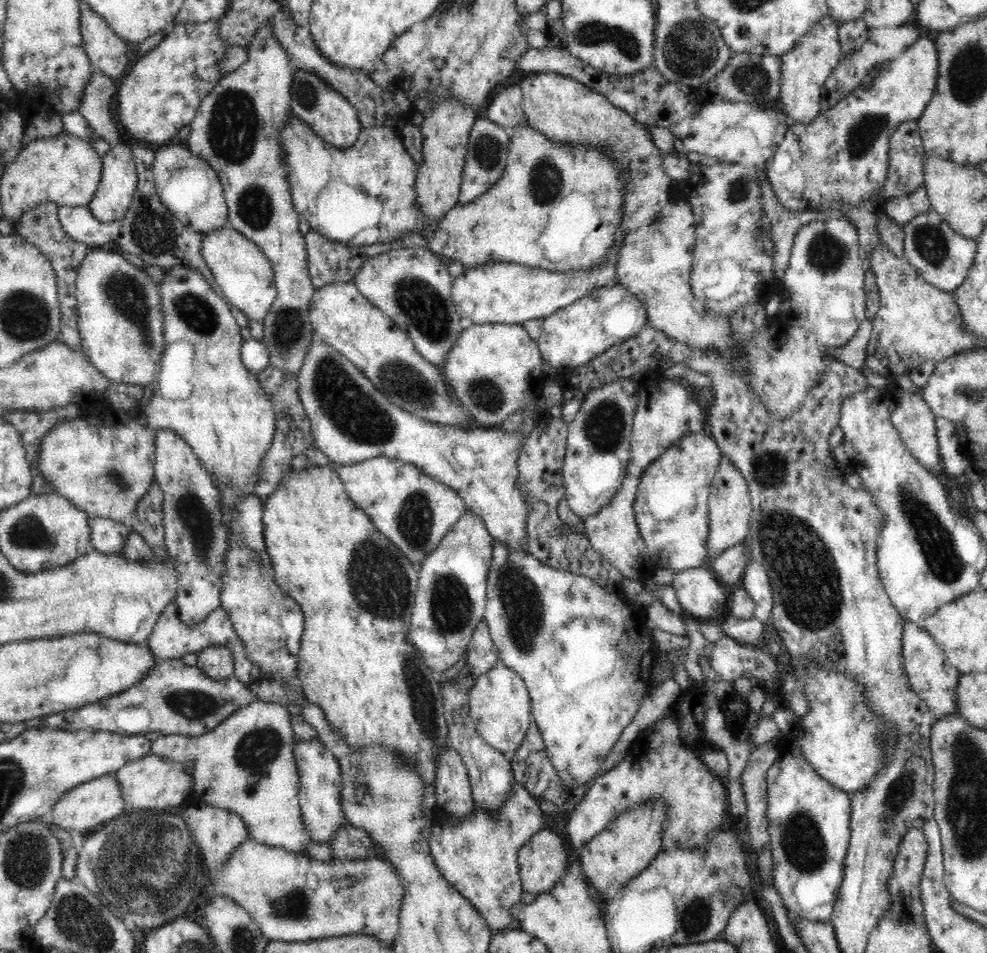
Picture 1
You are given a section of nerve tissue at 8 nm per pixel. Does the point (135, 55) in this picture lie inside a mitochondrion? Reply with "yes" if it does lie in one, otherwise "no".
no

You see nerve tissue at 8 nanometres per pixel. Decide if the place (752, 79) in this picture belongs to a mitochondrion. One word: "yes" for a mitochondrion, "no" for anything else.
yes

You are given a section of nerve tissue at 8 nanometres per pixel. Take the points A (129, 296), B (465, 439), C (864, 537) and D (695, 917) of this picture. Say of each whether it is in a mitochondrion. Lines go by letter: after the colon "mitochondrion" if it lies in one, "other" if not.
A: mitochondrion
B: other
C: other
D: mitochondrion

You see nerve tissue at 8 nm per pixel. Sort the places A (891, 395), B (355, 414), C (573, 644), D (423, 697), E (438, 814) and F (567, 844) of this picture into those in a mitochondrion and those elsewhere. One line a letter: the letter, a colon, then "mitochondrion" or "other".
A: other
B: mitochondrion
C: other
D: mitochondrion
E: other
F: other

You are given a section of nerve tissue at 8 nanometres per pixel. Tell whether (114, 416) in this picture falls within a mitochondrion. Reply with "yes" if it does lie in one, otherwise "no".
no

